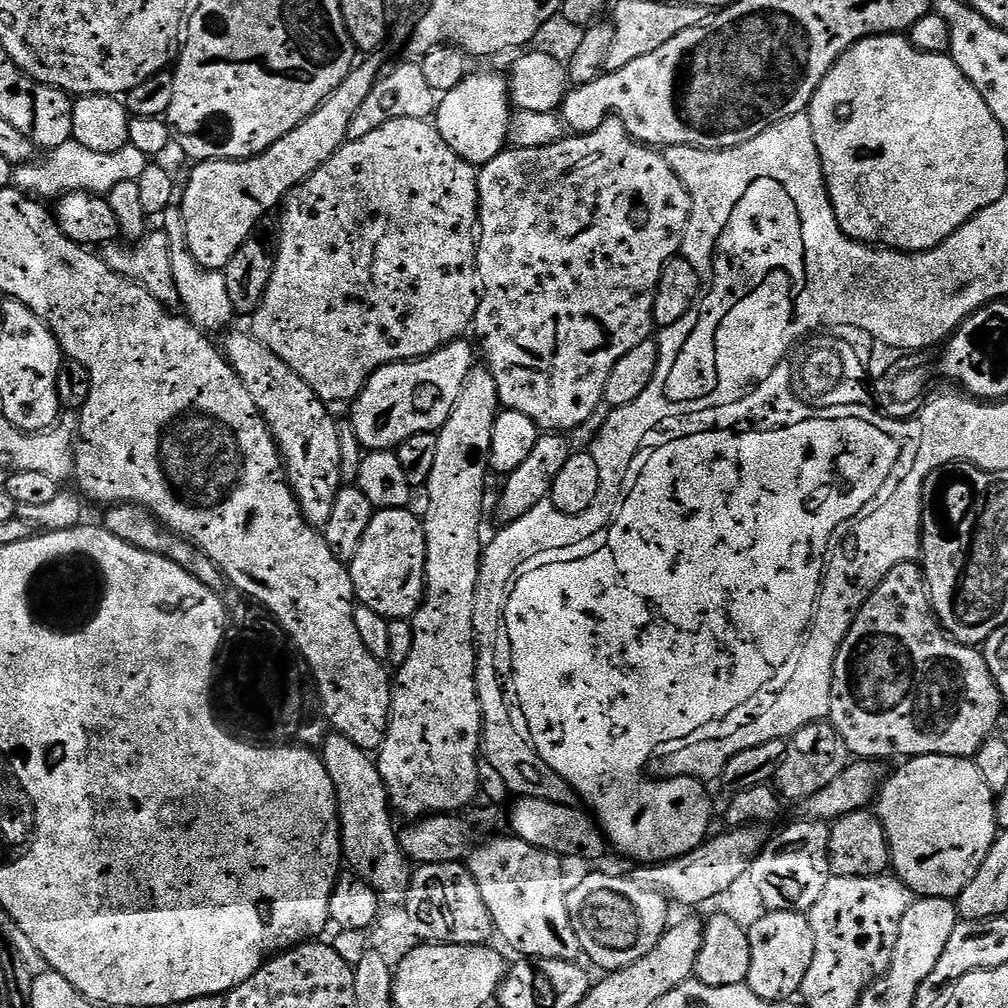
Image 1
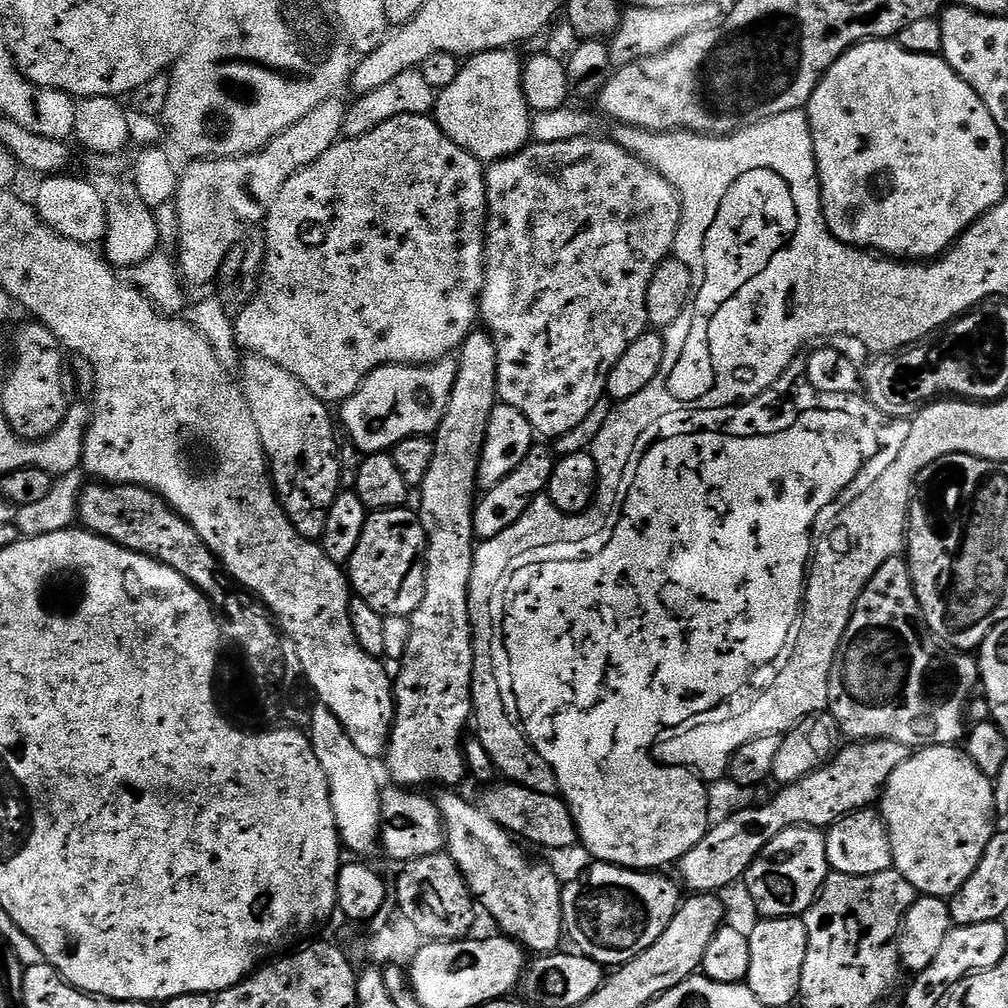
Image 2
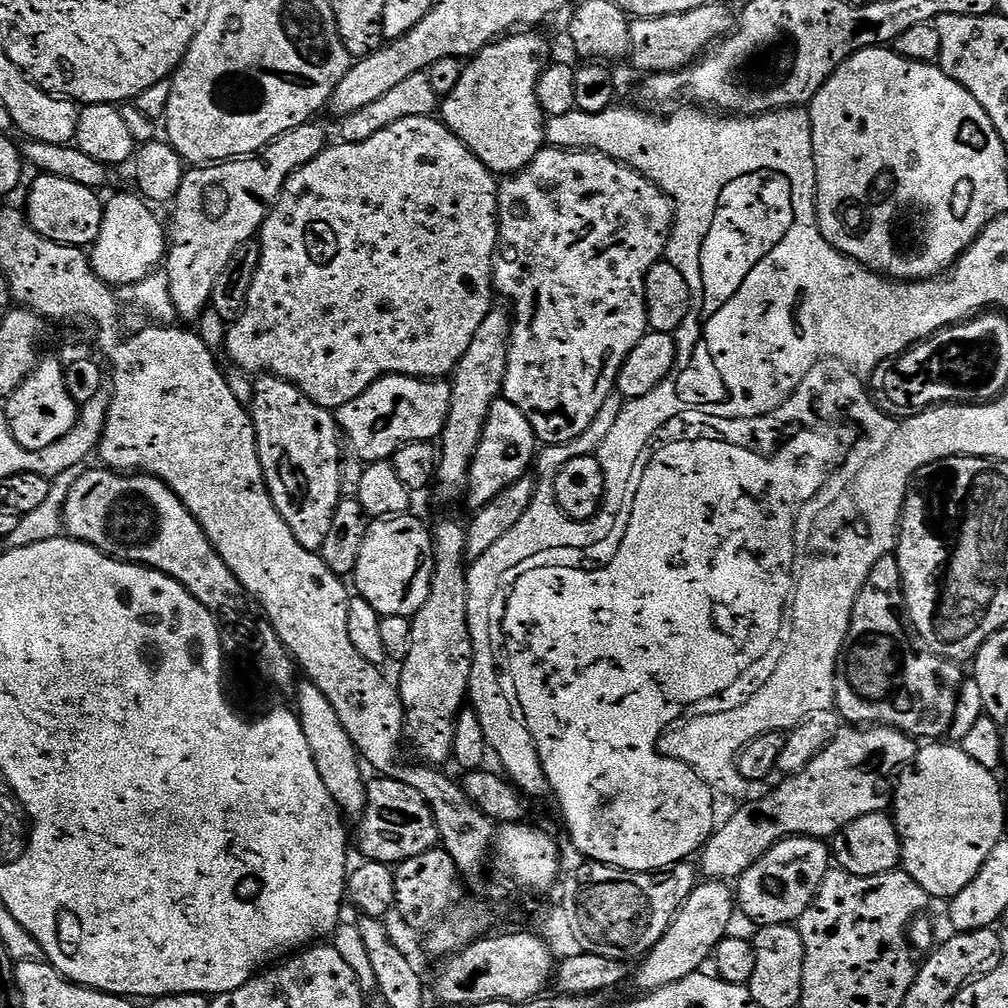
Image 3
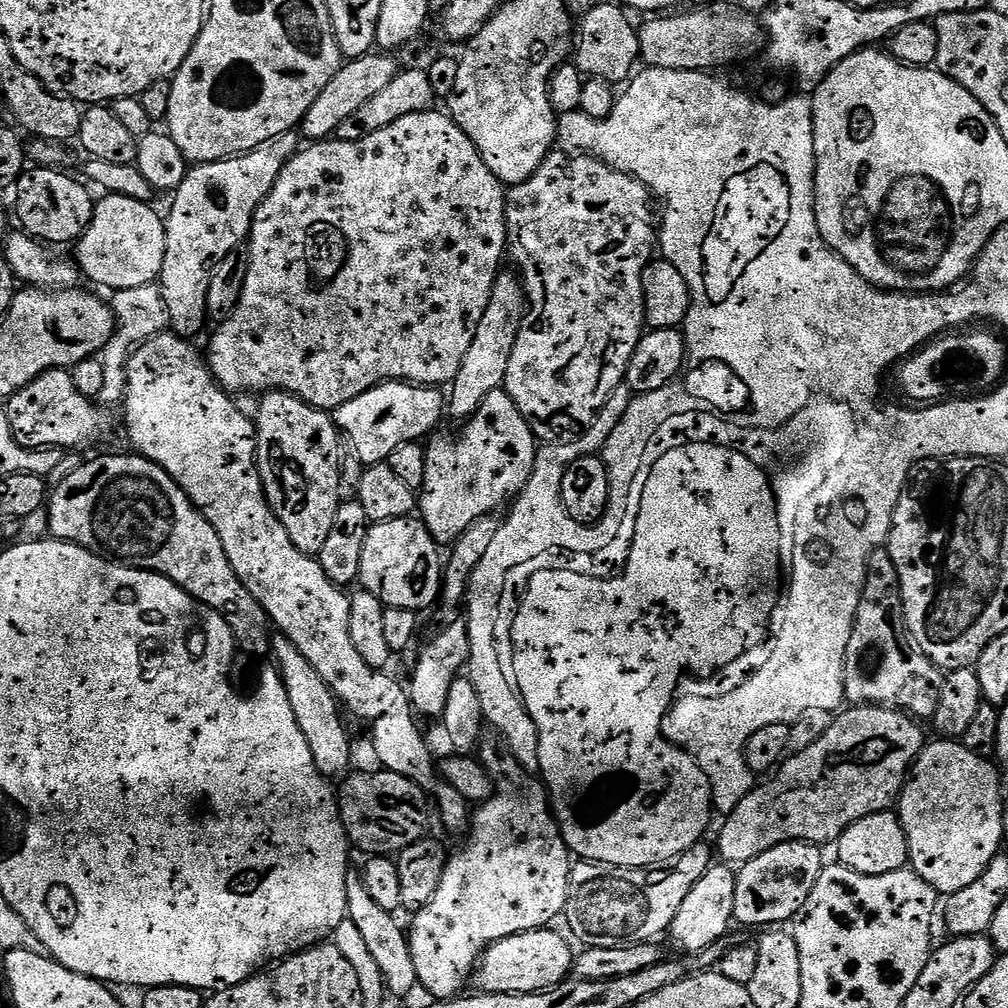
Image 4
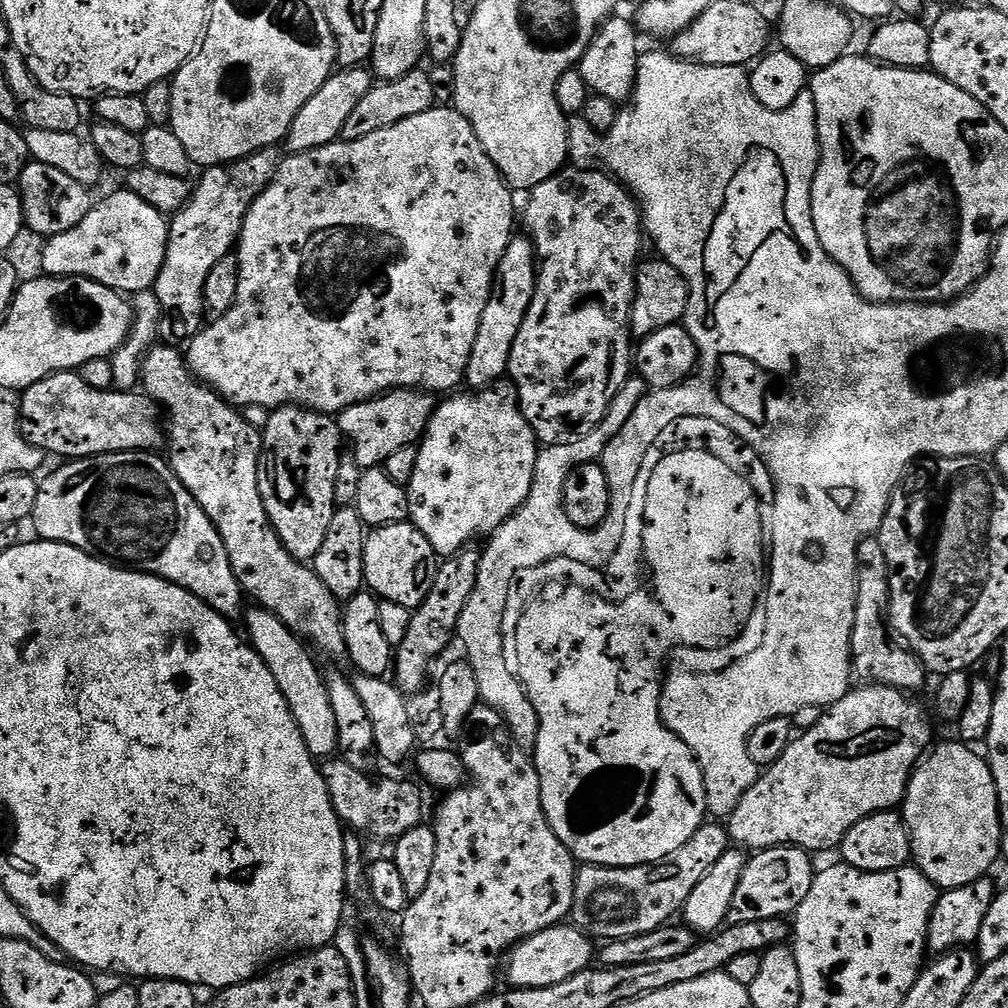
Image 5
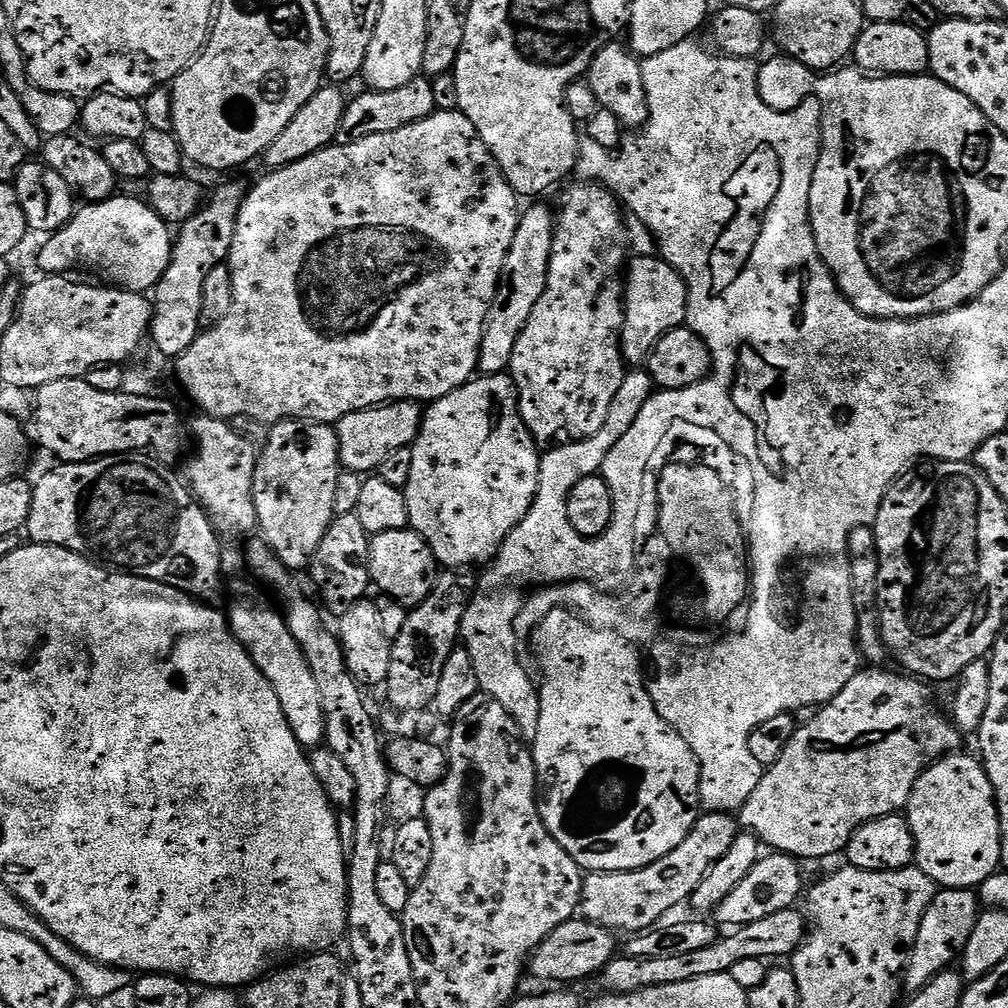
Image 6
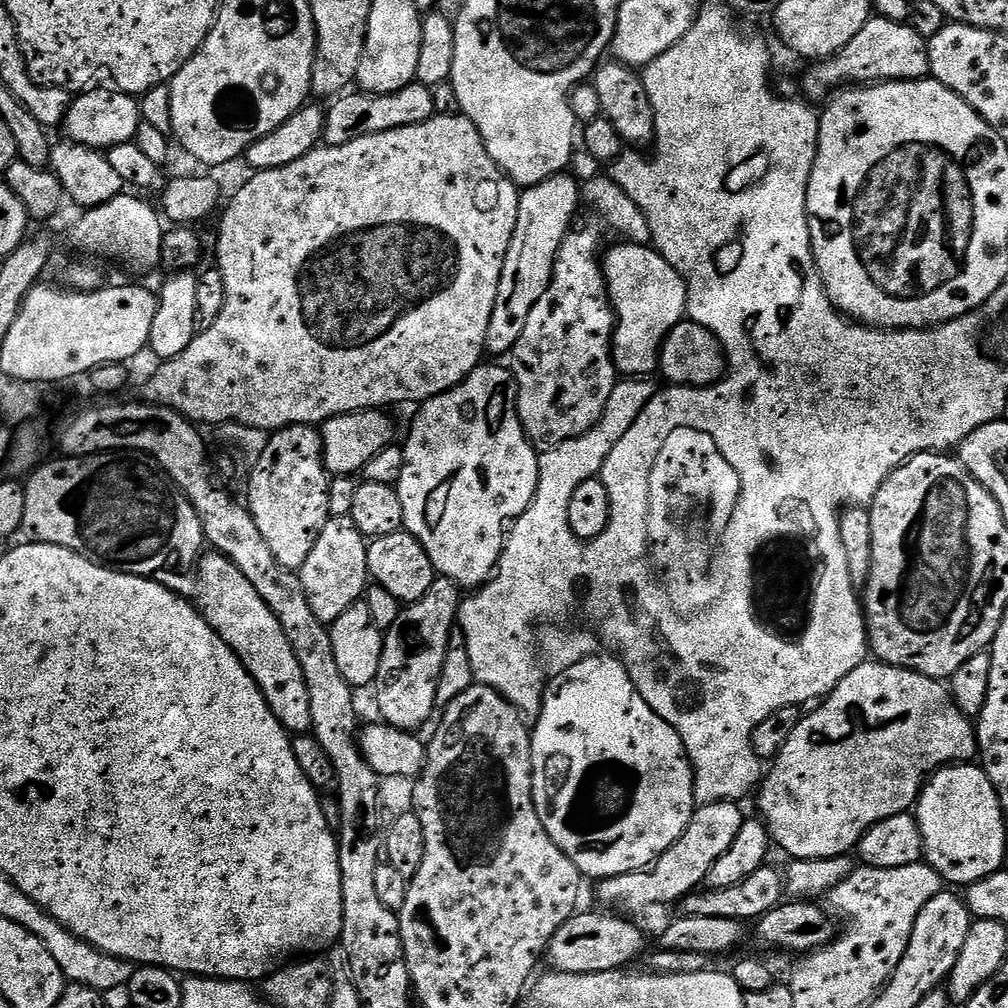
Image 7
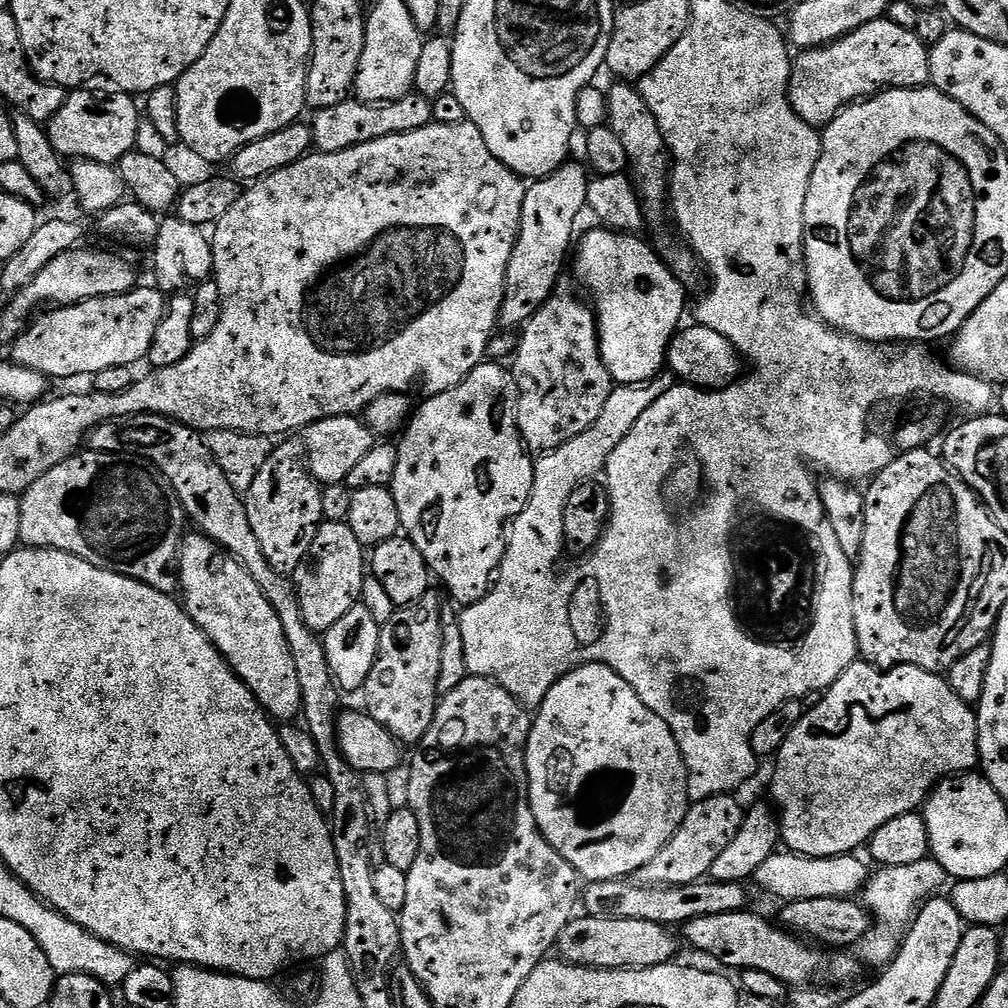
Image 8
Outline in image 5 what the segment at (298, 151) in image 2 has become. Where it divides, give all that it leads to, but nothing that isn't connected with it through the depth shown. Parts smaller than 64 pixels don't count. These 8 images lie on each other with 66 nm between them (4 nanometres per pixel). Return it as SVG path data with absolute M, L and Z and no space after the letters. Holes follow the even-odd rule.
M275 147L264 148L244 160L203 169L186 206L171 217L165 264L157 276L154 291L166 317L167 331L168 328L172 331L174 339L190 342L205 327L206 278L215 264L222 262L222 258L237 247L250 206L276 175L282 159L281 153L276 151Z

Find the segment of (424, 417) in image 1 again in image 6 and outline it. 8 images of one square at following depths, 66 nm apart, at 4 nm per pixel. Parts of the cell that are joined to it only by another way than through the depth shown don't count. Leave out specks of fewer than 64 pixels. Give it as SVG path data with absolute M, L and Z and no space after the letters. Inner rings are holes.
M397 400L394 404L380 404L376 408L358 410L336 421L336 437L340 447L341 465L349 472L375 473L394 450L411 448L420 433L422 408L411 400Z

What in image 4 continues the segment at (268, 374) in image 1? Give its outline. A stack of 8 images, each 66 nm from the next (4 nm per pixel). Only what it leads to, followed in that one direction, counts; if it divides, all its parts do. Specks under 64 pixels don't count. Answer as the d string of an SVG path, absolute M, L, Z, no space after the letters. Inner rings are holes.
M273 390L259 397L260 409L256 425L256 468L260 472L260 481L268 499L268 505L274 510L278 522L286 526L290 542L302 550L302 554L319 557L322 545L330 535L330 526L334 526L334 514L338 514L340 505L340 450L342 436L336 427L336 421L325 409L310 406L298 399L293 392Z

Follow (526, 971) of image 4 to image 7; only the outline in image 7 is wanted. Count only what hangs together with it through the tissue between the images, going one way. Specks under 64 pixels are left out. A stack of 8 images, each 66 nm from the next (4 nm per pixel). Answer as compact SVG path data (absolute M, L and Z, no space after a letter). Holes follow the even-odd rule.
M577 911L554 934L546 953L551 967L566 974L598 974L599 972L618 972L629 967L631 960L643 957L644 936L631 924L631 919L620 914L603 916L600 912Z

